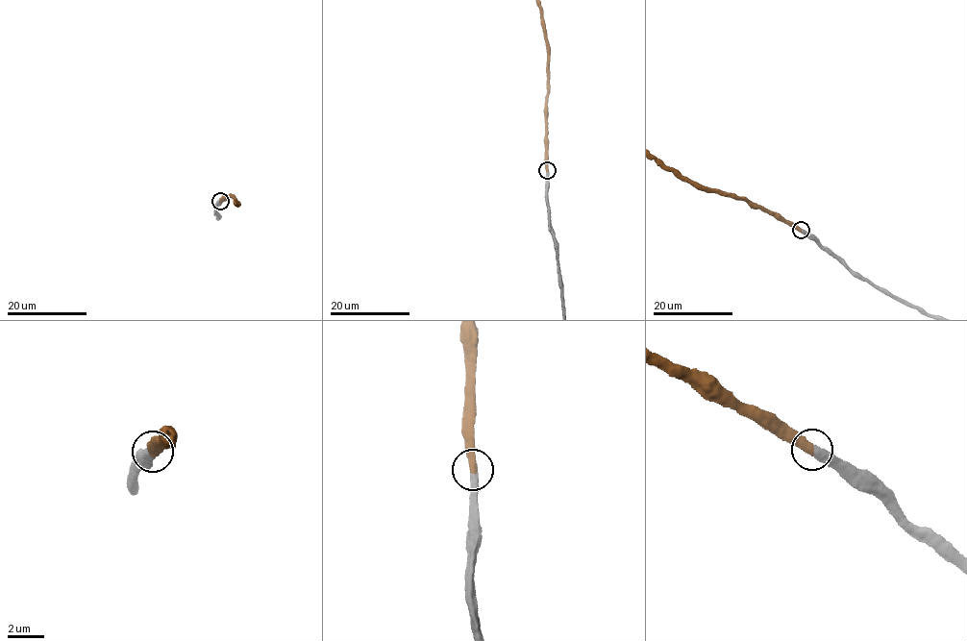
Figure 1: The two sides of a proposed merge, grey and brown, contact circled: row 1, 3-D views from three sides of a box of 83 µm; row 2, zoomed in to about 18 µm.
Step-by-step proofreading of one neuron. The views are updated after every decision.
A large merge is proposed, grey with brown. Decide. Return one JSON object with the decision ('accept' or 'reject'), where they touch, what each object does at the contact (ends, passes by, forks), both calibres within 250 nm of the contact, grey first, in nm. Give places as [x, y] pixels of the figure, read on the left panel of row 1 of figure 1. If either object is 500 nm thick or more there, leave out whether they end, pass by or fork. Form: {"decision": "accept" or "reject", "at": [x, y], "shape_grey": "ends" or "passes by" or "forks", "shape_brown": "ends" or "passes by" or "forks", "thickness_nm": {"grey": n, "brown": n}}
{"decision": "accept", "at": [220, 201], "shape_grey": "ends", "shape_brown": "ends", "thickness_nm": {"grey": 480, "brown": 480}}

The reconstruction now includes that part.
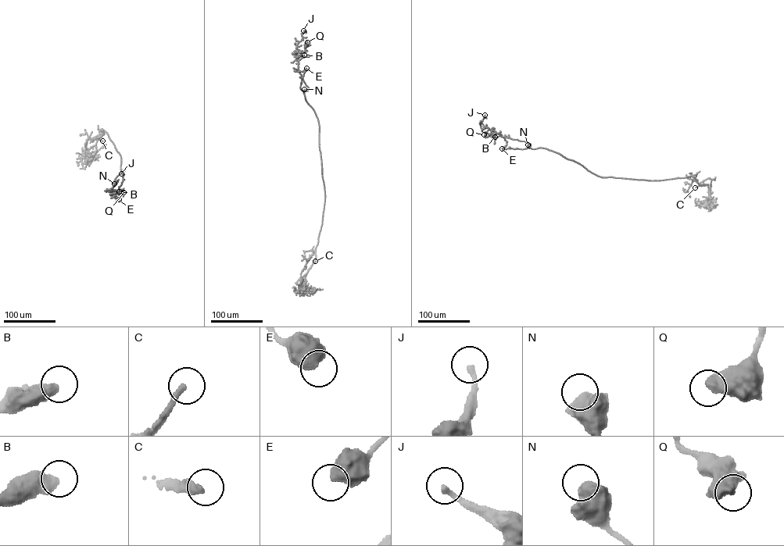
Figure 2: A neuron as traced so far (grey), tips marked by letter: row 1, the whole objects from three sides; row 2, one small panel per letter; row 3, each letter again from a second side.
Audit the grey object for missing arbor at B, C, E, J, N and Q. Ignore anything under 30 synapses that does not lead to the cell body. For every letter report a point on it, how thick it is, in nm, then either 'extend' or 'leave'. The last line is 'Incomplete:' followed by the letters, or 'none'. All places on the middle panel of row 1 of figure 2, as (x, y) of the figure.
B: at (304, 55); 500 nm thick; leave
C: at (315, 261); 280 nm thick; extend
E: at (306, 68); 650 nm thick; leave
J: at (303, 30); 200 nm thick; leave
N: at (304, 89); 750 nm thick; leave
Q: at (307, 42); 650 nm thick; leave
Incomplete: C

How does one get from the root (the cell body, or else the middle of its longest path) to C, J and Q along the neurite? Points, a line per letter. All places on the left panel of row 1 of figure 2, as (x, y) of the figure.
C: (121, 172), (120, 155), (107, 133), (104, 131), (100, 137), (91, 139), (102, 140)
J: (121, 172), (124, 171), (115, 178), (112, 187), (118, 180), (111, 191), (119, 190), (123, 179), (121, 173)
Q: (121, 172), (124, 171), (115, 178), (112, 187), (118, 180), (111, 190), (123, 192)

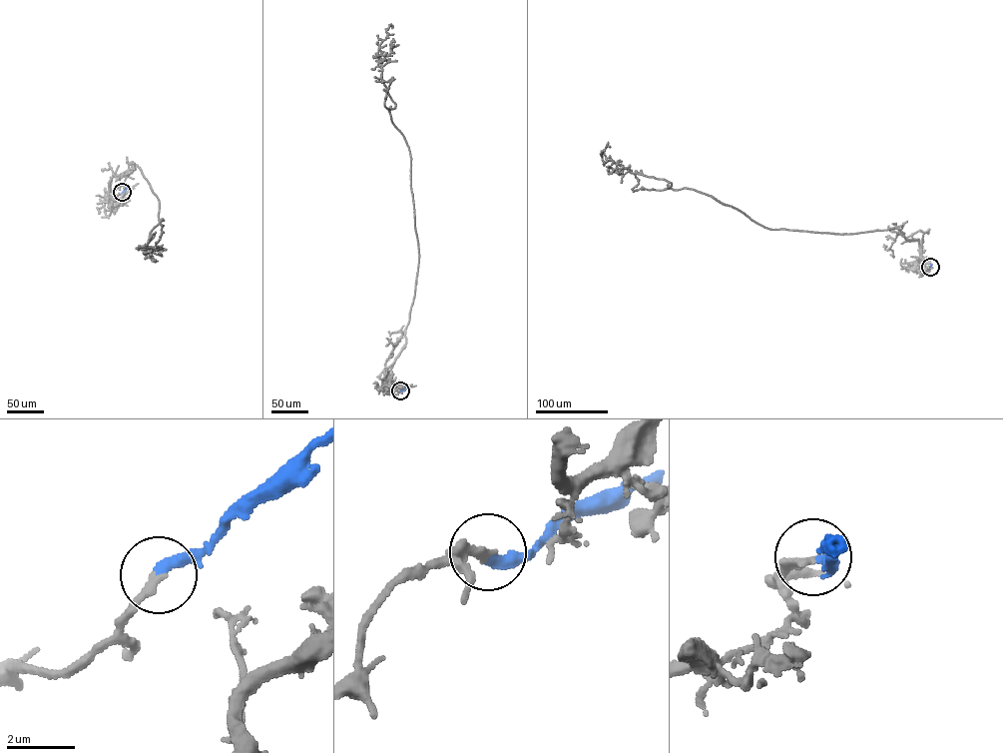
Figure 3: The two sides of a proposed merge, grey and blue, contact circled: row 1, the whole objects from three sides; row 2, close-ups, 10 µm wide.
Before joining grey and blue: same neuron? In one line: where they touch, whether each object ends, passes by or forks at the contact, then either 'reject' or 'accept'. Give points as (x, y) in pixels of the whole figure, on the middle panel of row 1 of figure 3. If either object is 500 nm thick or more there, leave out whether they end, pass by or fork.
at (400, 390); grey ends there; blue ends there; accept

